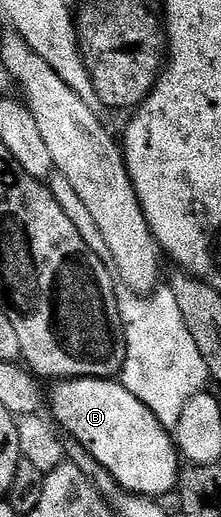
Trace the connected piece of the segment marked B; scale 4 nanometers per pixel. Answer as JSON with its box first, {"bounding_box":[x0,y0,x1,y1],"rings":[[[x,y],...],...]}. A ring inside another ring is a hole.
{"bounding_box":[51,376,182,498],"rings":[[[85,376],[79,380],[62,380],[52,392],[51,419],[65,433],[73,436],[75,443],[86,449],[116,480],[123,491],[134,495],[162,498],[167,492],[175,493],[182,469],[182,457],[177,449],[173,433],[160,423],[160,419],[134,394],[112,378]]]}

